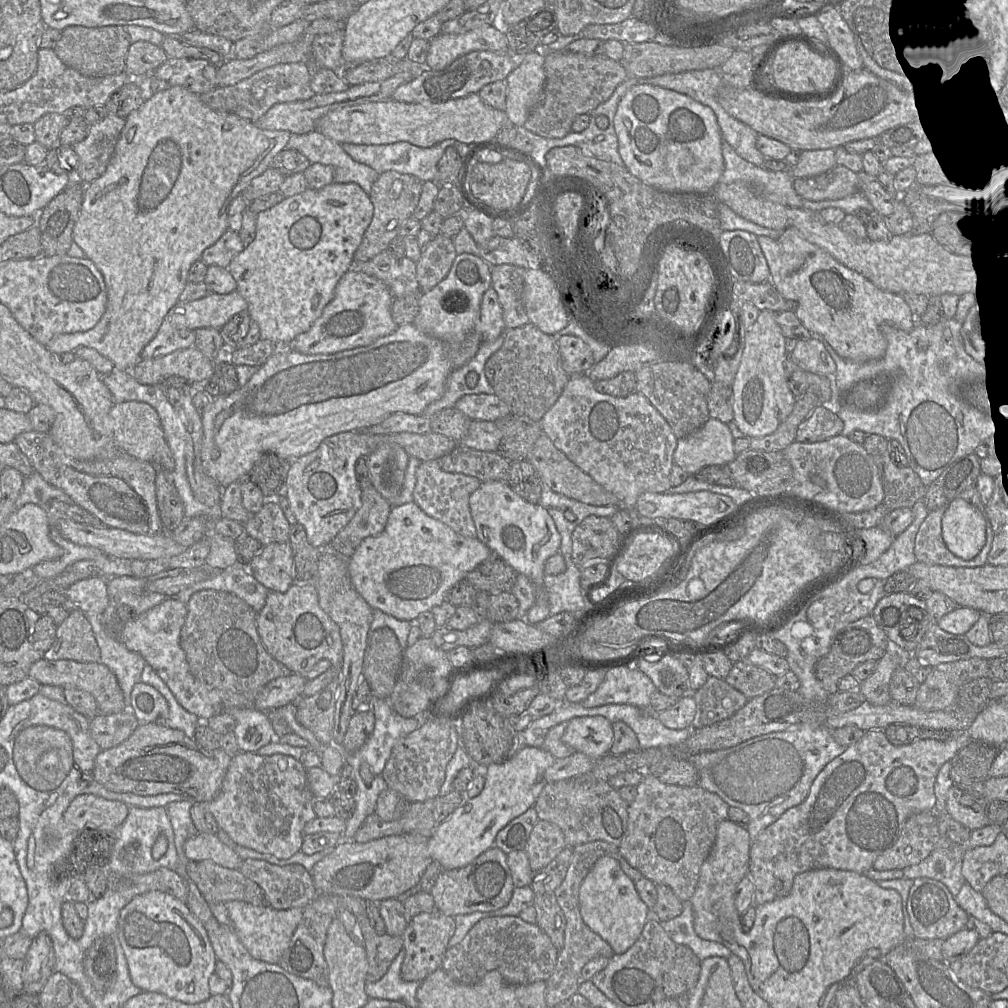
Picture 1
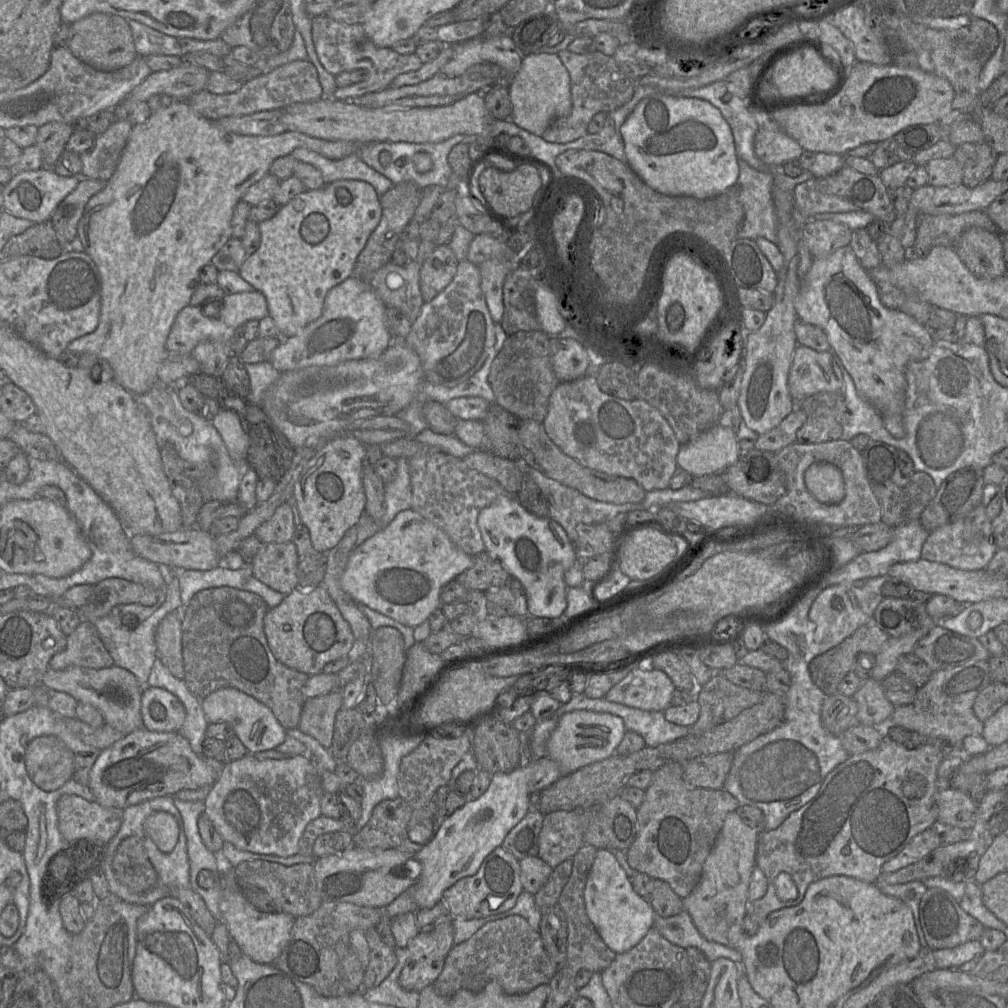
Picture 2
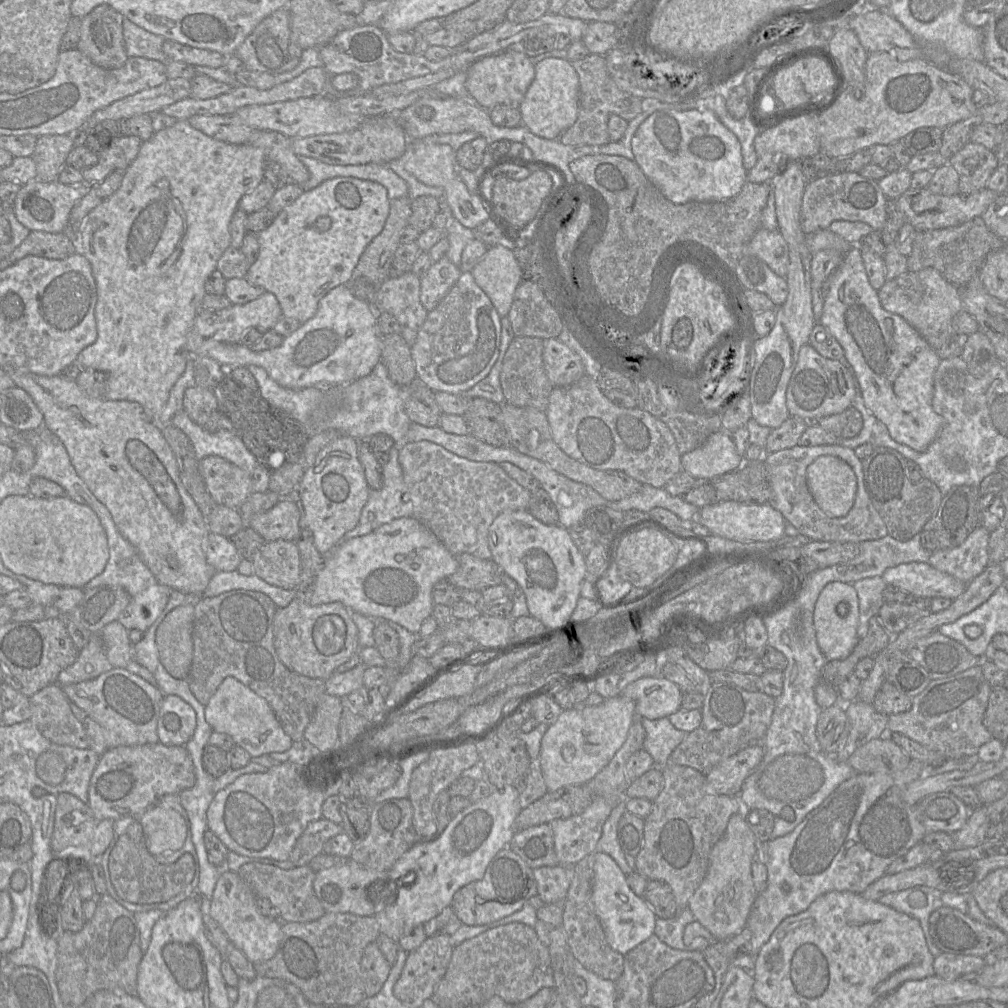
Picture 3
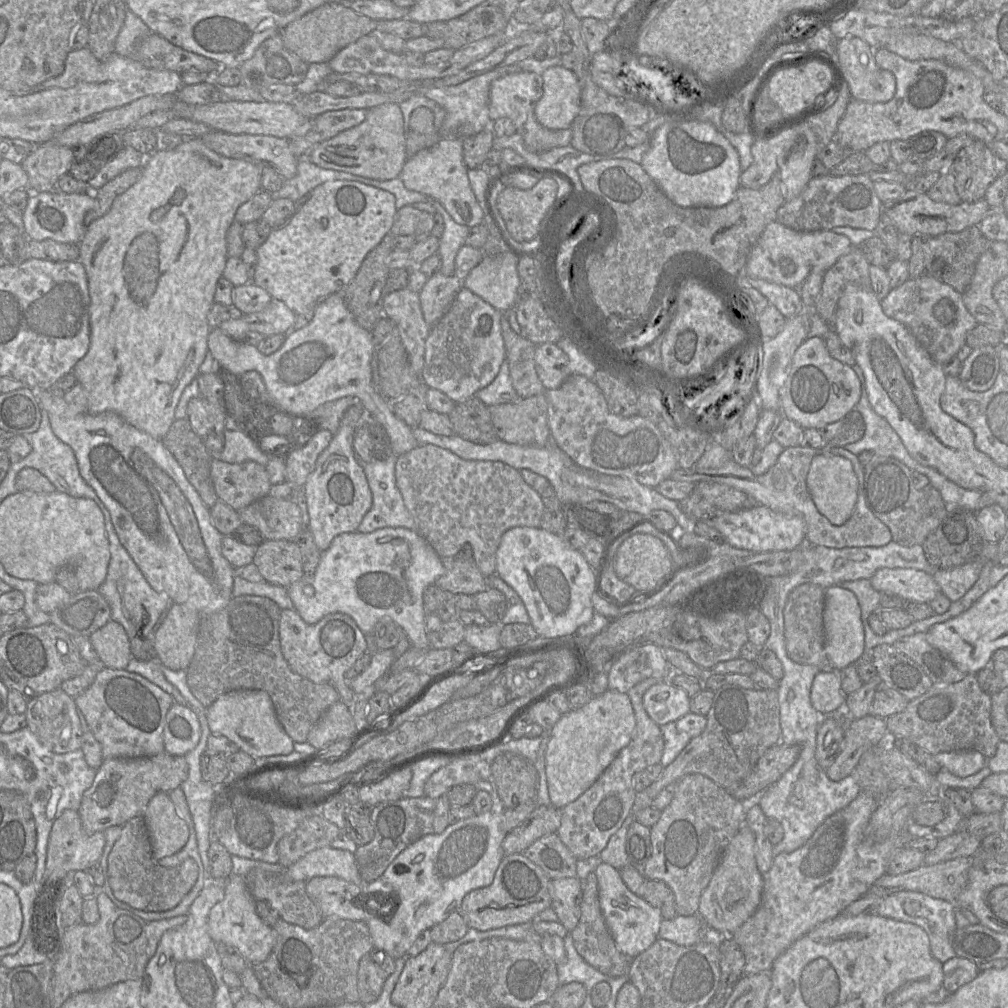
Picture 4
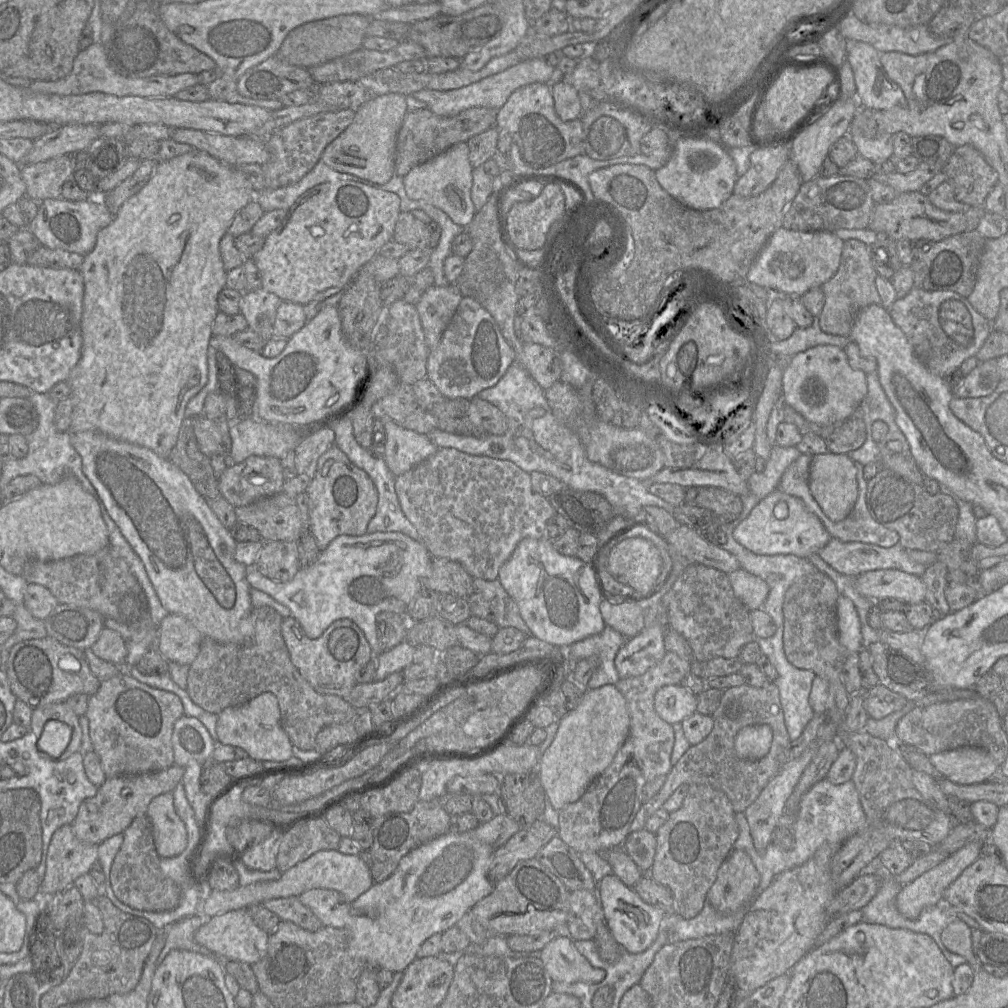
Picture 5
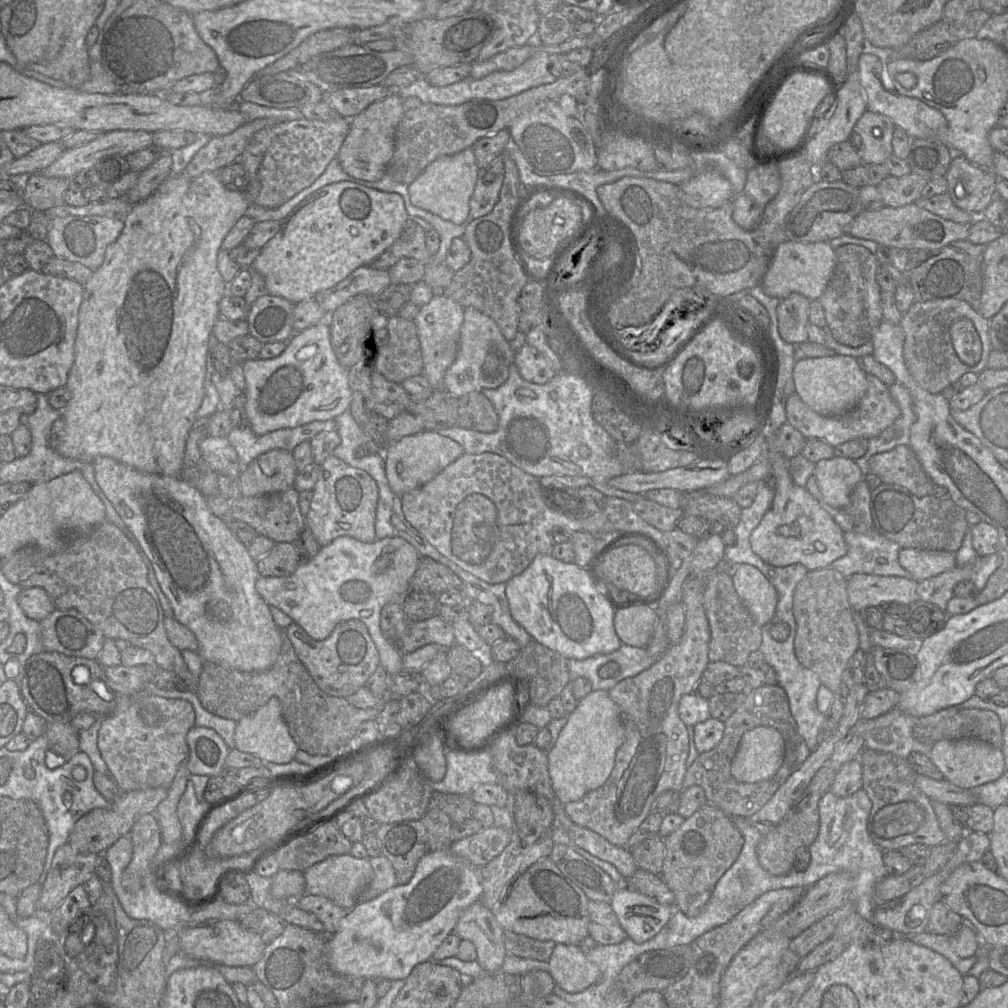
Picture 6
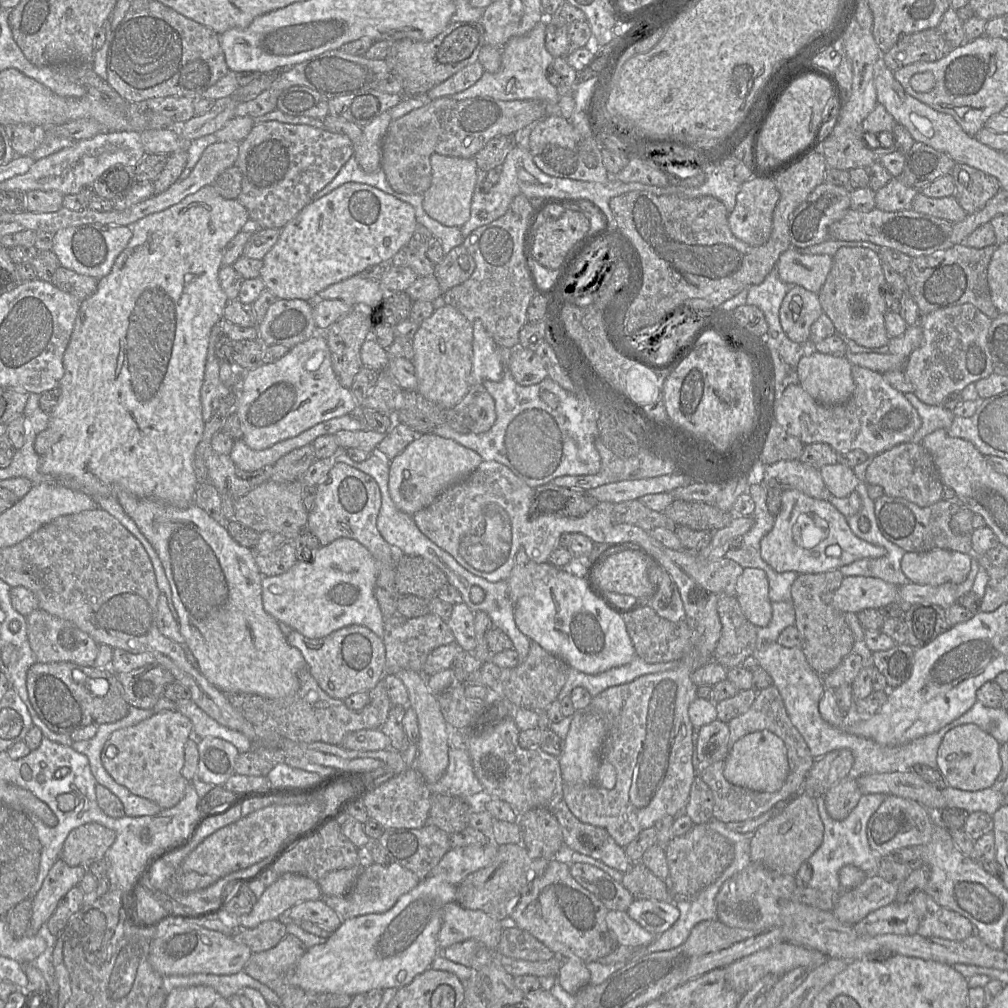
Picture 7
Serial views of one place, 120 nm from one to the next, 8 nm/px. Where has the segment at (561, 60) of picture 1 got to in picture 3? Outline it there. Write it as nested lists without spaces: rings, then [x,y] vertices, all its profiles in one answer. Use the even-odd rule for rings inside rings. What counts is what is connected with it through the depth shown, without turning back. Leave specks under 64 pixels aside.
[[[589,54],[583,59],[571,62],[579,77],[579,113],[574,124],[563,132],[559,139],[566,145],[603,145],[611,142],[608,131],[608,120],[612,114],[617,114],[627,121],[635,118],[643,110],[641,98],[620,89],[612,79],[606,65],[605,55]]]

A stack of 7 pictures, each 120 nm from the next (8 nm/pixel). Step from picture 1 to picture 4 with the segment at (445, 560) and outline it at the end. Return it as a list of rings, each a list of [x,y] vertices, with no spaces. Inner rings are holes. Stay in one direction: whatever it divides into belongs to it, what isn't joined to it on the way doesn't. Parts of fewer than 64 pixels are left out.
[[[402,527],[380,528],[370,533],[350,532],[334,538],[329,548],[321,553],[318,566],[312,574],[305,575],[287,587],[294,609],[307,624],[315,624],[324,616],[343,613],[350,616],[364,635],[372,634],[375,624],[383,617],[391,618],[408,637],[411,646],[428,650],[423,605],[425,589],[445,573],[442,558],[417,530]]]

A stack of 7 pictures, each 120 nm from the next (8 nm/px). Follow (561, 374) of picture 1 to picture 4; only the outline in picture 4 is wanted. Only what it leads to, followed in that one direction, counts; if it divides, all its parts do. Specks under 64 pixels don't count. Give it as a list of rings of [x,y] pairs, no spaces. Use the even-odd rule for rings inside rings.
[[[502,313],[502,336],[513,388],[521,398],[545,393],[534,363],[536,344],[514,332]]]

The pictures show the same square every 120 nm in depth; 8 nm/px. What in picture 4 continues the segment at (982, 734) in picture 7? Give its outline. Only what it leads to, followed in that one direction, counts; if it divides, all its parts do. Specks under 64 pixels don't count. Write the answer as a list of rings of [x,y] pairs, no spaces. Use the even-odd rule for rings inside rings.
[[[975,750],[941,752],[933,755],[934,760],[958,777],[968,777],[987,766],[987,758]]]

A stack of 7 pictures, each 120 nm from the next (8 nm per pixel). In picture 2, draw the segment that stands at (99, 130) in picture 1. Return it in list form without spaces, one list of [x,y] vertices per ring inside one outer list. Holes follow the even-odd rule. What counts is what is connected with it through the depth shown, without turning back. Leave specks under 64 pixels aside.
[[[117,120],[104,133],[97,135],[94,140],[93,148],[79,155],[82,162],[80,179],[109,180],[118,166],[132,127],[133,125],[127,121]]]

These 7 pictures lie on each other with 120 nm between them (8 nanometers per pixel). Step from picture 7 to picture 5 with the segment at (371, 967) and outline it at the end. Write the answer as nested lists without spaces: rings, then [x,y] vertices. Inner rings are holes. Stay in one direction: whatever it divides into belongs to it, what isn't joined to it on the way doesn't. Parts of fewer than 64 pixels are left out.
[[[473,830],[441,835],[407,853],[395,871],[383,882],[374,883],[366,892],[351,902],[348,925],[348,952],[351,957],[368,967],[381,967],[404,972],[415,959],[422,943],[435,933],[443,933],[456,925],[474,904],[490,894],[495,883],[488,876],[494,850],[476,837]]]

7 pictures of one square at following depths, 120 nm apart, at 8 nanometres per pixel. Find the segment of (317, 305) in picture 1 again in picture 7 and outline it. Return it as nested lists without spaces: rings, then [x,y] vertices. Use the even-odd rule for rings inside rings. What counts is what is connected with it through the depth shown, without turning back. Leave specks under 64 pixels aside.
[[[347,182],[327,195],[313,200],[281,230],[274,246],[263,258],[259,278],[277,299],[301,299],[308,302],[318,300],[318,293],[330,285],[351,278],[368,267],[391,261],[404,247],[417,228],[414,208],[376,187]]]

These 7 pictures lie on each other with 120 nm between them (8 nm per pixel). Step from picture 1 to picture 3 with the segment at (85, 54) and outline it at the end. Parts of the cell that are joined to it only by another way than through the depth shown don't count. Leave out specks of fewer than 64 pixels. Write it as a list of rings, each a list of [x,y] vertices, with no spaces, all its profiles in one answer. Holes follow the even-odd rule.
[[[108,4],[95,7],[81,18],[76,49],[105,69],[122,67],[128,59],[123,37],[124,16]]]

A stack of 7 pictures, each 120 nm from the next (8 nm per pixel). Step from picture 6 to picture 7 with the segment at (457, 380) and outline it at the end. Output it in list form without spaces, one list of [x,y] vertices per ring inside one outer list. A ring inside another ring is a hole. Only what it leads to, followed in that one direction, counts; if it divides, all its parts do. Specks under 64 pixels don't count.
[[[474,320],[472,370],[469,375],[469,387],[484,381],[499,382],[503,378],[503,369],[499,355],[499,346],[488,334],[480,320]]]

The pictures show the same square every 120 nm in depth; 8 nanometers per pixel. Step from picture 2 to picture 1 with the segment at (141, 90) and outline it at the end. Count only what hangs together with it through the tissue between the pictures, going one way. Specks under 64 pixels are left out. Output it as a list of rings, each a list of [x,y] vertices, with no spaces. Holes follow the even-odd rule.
[[[168,57],[153,73],[170,86],[181,86],[196,95],[216,87],[217,66],[204,59]]]

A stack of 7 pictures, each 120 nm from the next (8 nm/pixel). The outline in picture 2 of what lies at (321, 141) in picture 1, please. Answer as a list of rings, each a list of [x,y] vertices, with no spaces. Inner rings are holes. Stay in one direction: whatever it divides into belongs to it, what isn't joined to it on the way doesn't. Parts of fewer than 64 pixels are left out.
[[[297,148],[291,154],[299,162],[317,168],[325,185],[339,180],[357,180],[370,184],[381,197],[393,183],[365,164],[355,153],[341,160],[330,160],[305,148]]]

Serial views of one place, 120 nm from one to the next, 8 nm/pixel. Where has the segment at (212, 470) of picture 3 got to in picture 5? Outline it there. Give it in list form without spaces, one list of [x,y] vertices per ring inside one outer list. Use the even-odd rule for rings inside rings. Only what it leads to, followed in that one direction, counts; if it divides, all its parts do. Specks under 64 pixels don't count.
[[[251,455],[240,463],[230,463],[218,477],[221,496],[232,506],[241,507],[282,492],[286,480],[280,460],[271,456]]]

